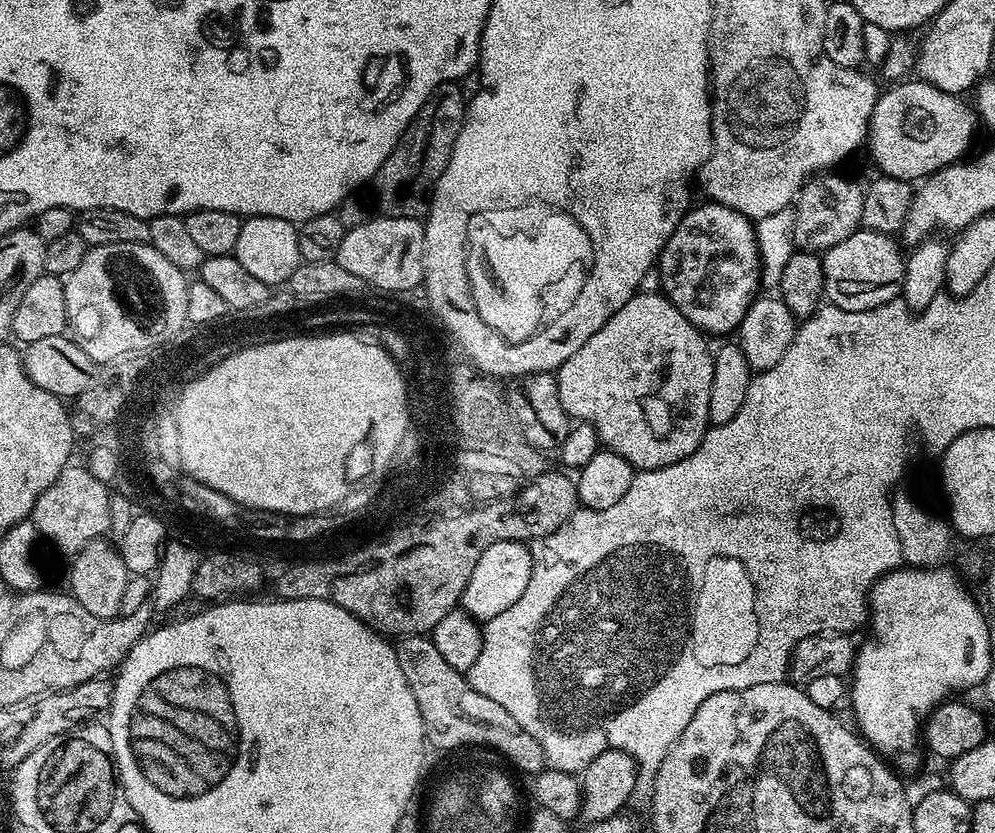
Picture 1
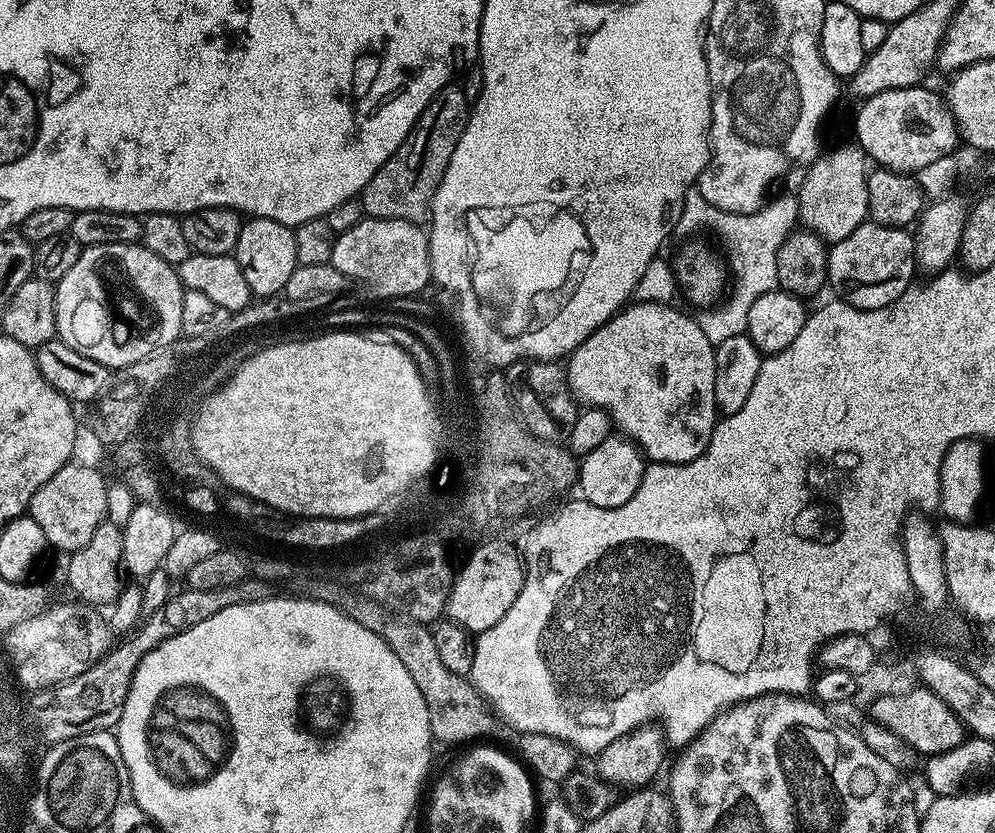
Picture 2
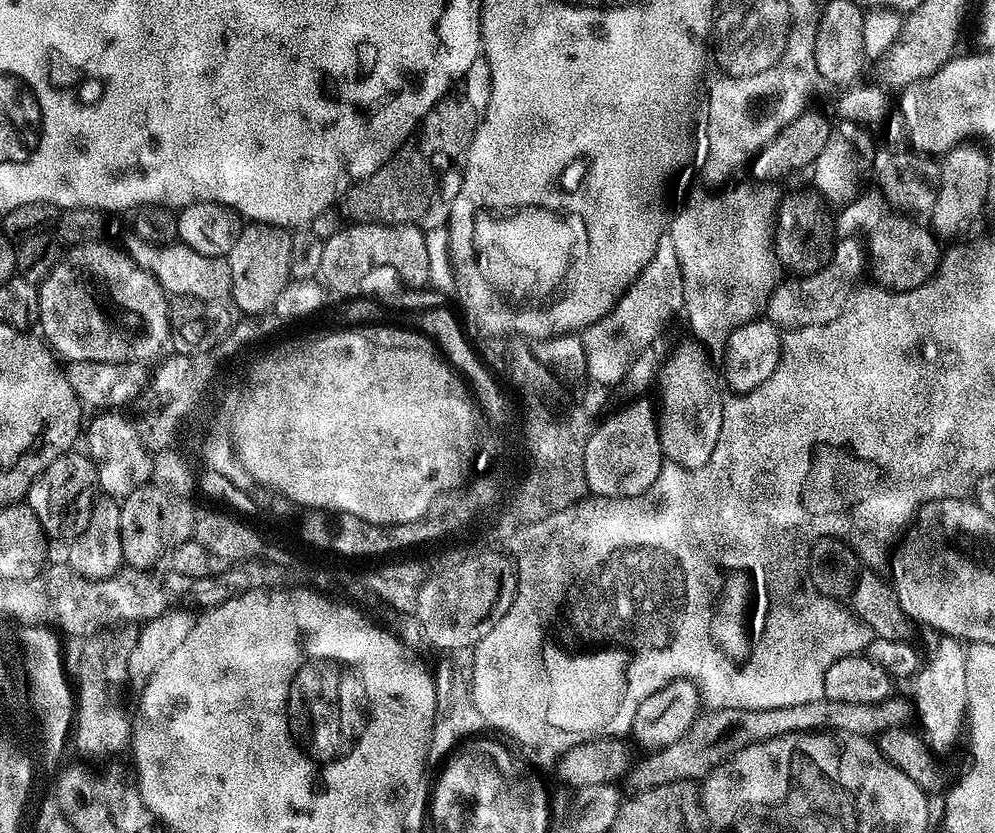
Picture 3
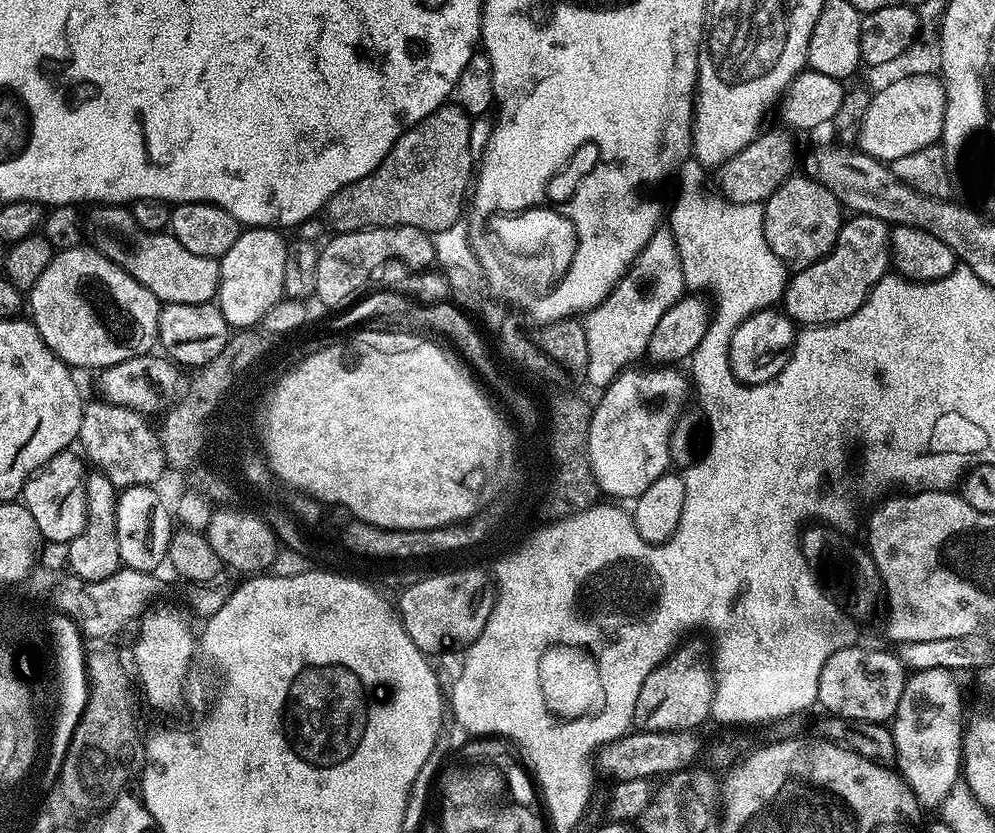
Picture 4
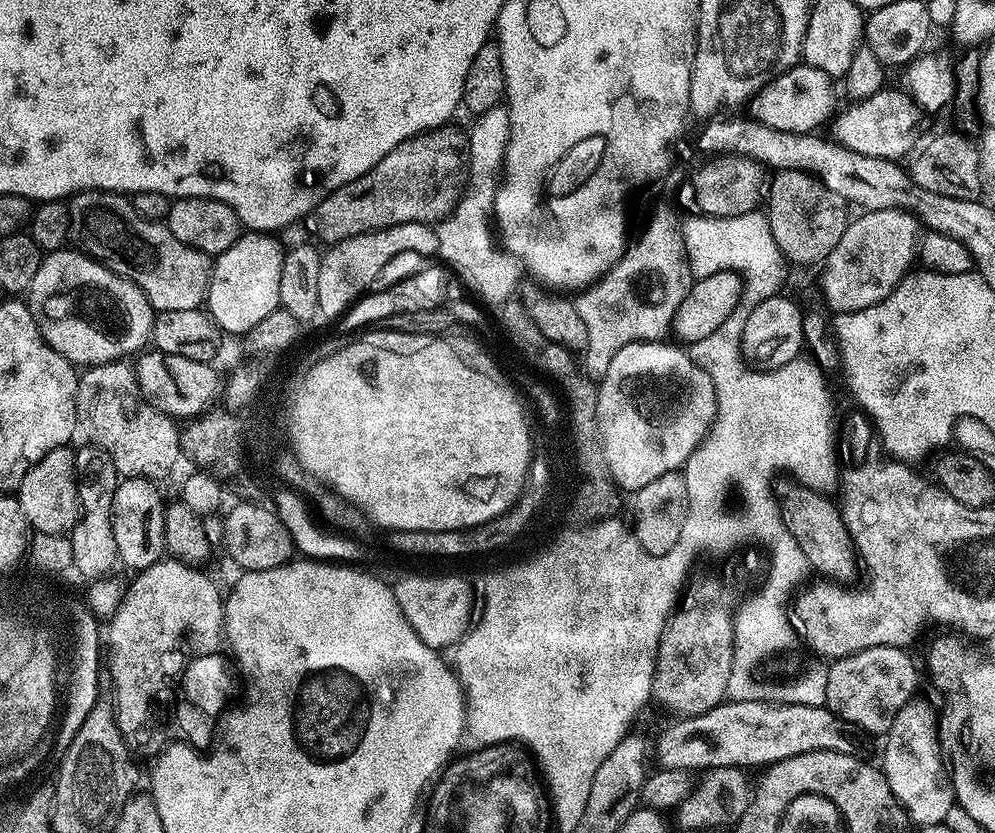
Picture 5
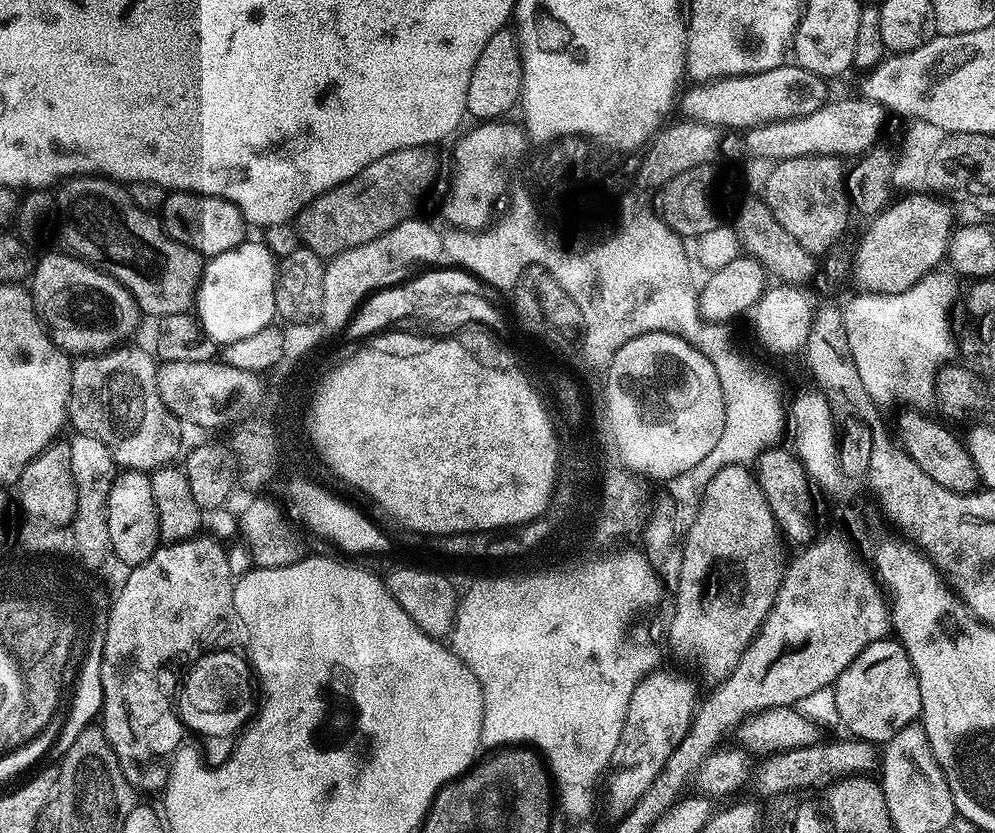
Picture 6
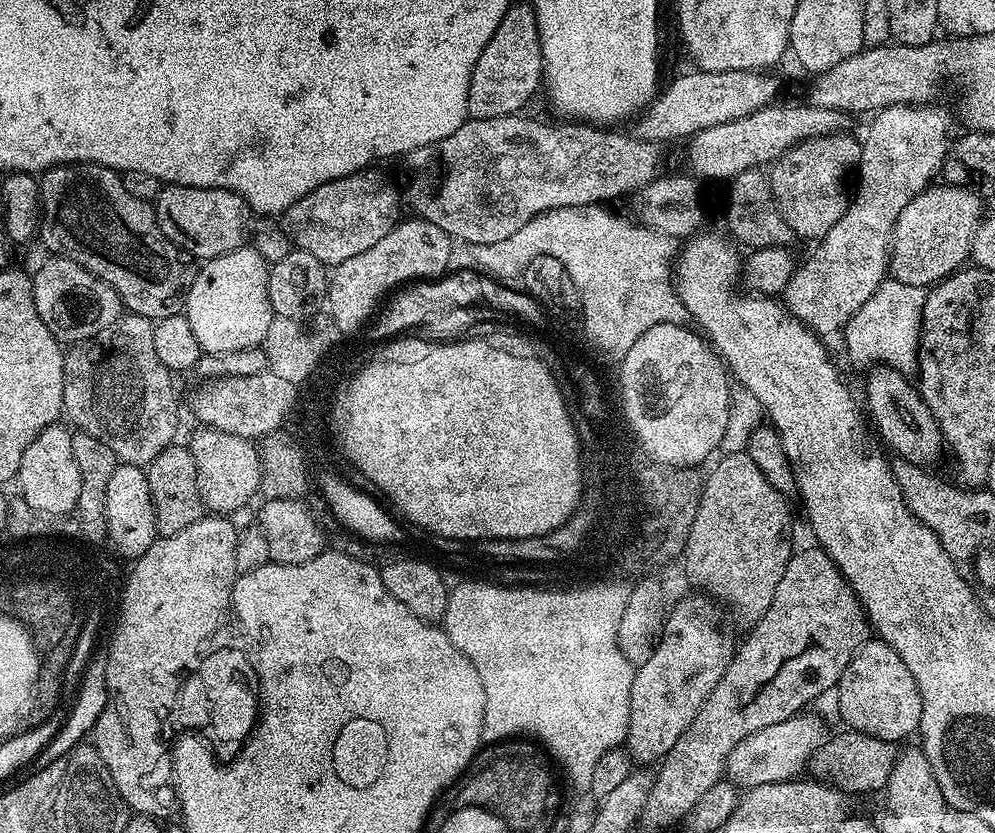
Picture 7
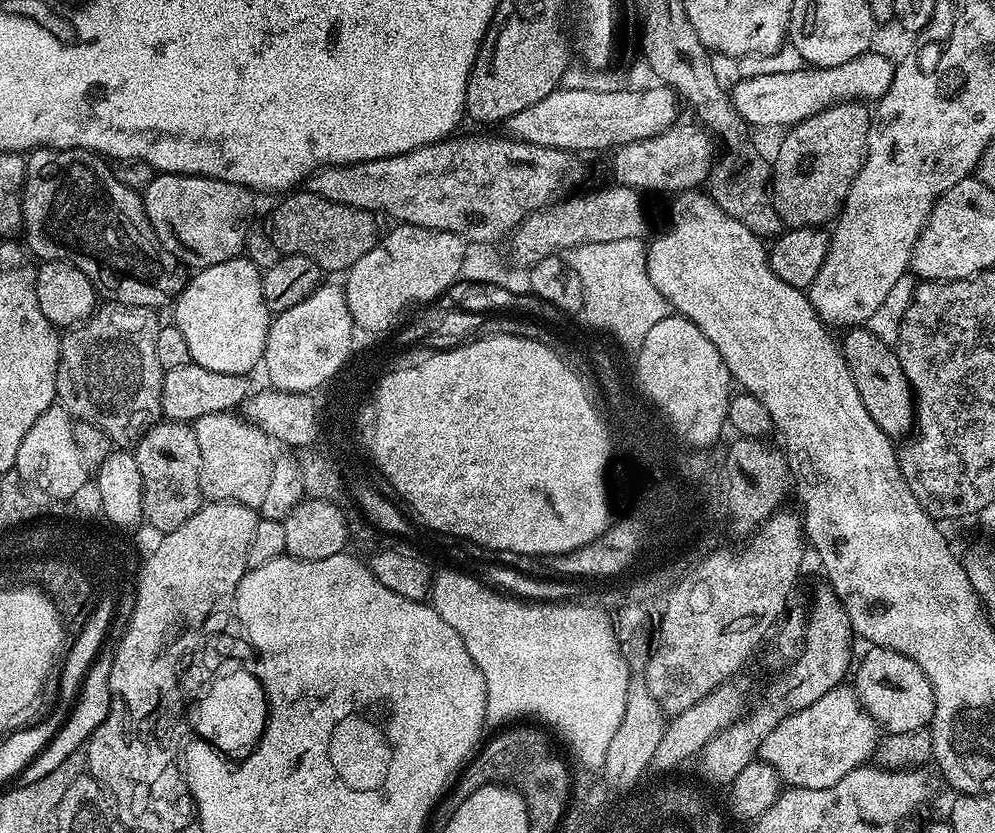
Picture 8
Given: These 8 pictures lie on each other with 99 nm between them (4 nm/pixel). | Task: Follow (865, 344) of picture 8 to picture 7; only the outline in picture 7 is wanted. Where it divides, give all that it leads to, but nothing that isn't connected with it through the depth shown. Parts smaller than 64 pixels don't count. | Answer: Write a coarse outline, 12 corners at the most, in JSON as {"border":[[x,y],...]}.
{"border":[[876,366],[864,400],[899,459],[945,455],[938,422],[907,375]]}

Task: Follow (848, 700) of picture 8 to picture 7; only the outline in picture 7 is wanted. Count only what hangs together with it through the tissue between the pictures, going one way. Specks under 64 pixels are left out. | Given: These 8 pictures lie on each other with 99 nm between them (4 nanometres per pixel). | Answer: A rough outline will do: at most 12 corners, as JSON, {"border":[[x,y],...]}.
{"border":[[797,714],[738,742],[726,776],[741,789],[797,779],[826,741]]}

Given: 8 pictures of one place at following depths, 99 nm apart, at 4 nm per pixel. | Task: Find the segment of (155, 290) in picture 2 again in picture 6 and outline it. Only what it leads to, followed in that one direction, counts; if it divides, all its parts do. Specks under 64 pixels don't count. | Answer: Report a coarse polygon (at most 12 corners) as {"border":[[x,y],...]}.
{"border":[[41,255],[32,300],[76,358],[107,352],[142,321],[107,272]]}

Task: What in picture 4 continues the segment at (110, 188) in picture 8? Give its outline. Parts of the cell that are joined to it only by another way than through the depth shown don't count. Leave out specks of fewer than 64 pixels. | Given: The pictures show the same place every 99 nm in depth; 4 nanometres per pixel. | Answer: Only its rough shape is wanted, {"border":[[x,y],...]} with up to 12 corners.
{"border":[[96,206],[96,251],[161,305],[211,304],[219,259],[168,232],[127,207]]}

